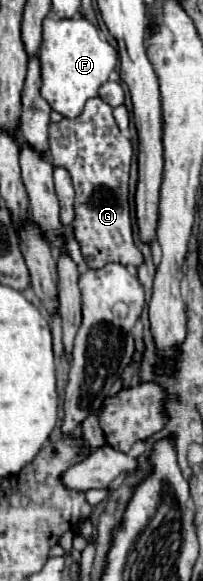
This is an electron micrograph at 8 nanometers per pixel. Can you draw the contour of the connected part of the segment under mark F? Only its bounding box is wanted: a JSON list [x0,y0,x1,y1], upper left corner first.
[40,19,118,119]

